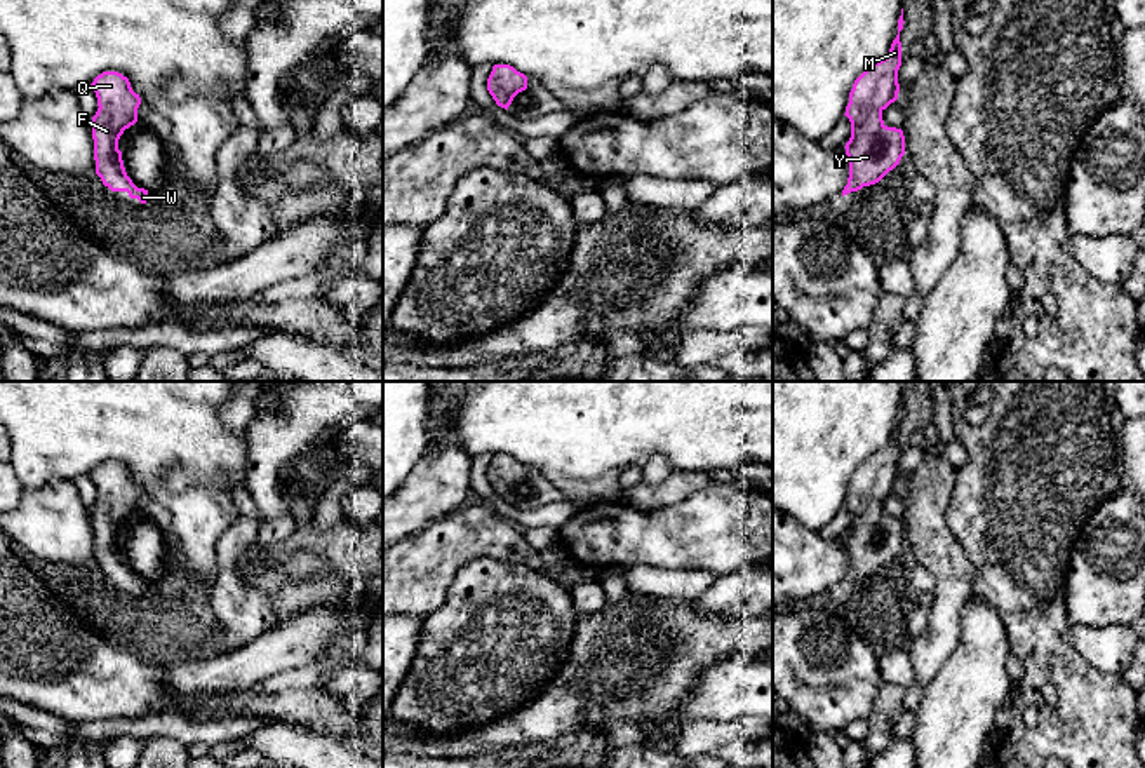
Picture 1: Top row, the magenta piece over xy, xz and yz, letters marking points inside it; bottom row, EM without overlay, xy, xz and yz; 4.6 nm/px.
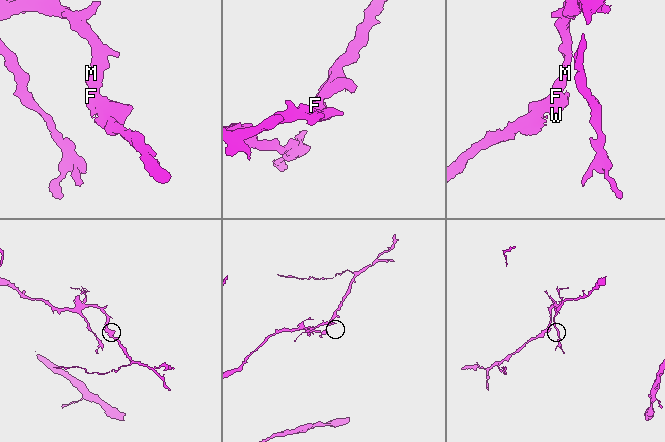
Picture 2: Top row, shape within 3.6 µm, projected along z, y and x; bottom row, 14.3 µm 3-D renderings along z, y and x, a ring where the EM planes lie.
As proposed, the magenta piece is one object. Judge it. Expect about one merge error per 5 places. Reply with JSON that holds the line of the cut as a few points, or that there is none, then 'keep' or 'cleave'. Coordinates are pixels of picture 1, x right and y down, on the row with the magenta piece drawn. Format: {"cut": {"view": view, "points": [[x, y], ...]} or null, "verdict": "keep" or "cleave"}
{"cut": null, "verdict": "keep"}

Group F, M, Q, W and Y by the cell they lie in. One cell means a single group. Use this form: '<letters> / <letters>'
F M Q W Y

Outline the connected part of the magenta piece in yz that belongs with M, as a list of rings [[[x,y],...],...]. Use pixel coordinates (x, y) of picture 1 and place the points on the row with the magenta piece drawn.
[[[903,9],[898,19],[898,35],[887,56],[867,68],[853,84],[846,117],[851,122],[851,138],[846,143],[849,162],[847,185],[842,197],[863,186],[879,183],[905,155],[901,129],[887,127],[882,111],[898,99],[898,70],[901,66]]]

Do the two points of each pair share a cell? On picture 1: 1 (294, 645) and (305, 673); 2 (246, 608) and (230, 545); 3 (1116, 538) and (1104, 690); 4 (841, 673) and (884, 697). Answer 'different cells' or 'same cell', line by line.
1: different cells
2: same cell
3: different cells
4: different cells

